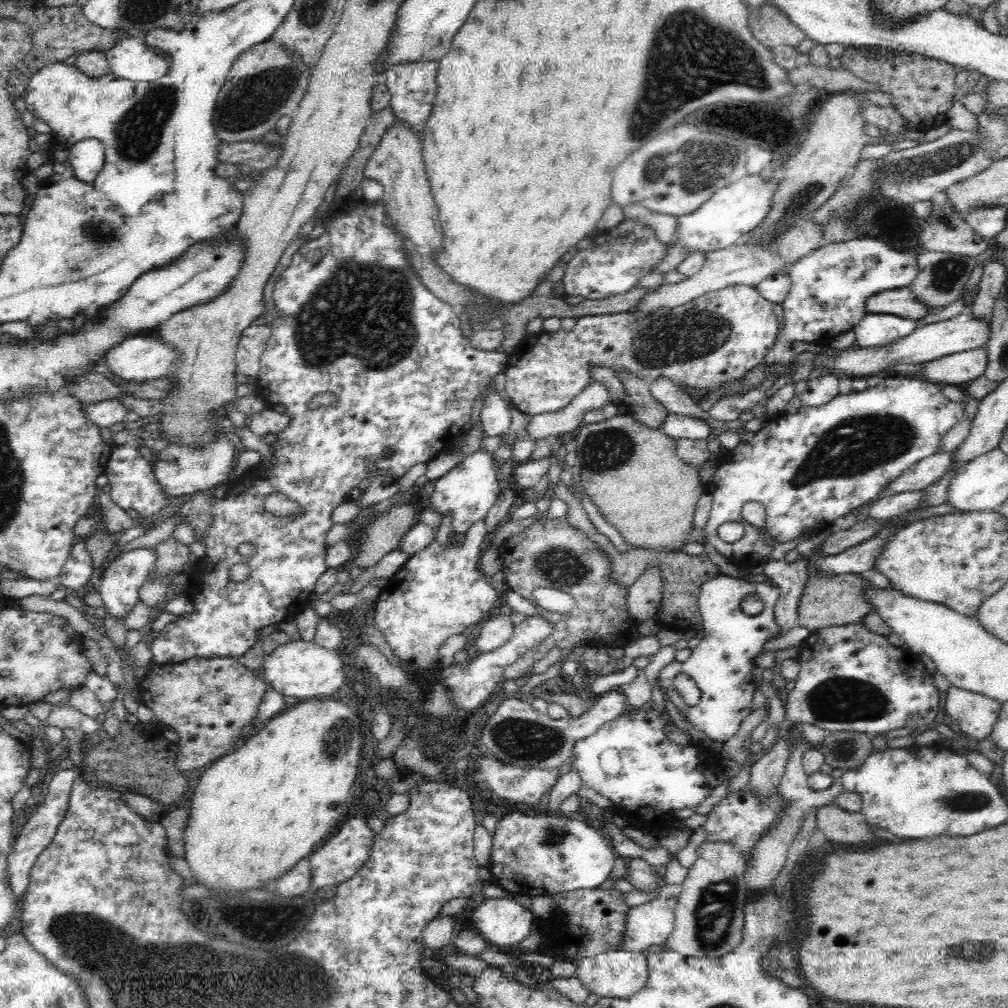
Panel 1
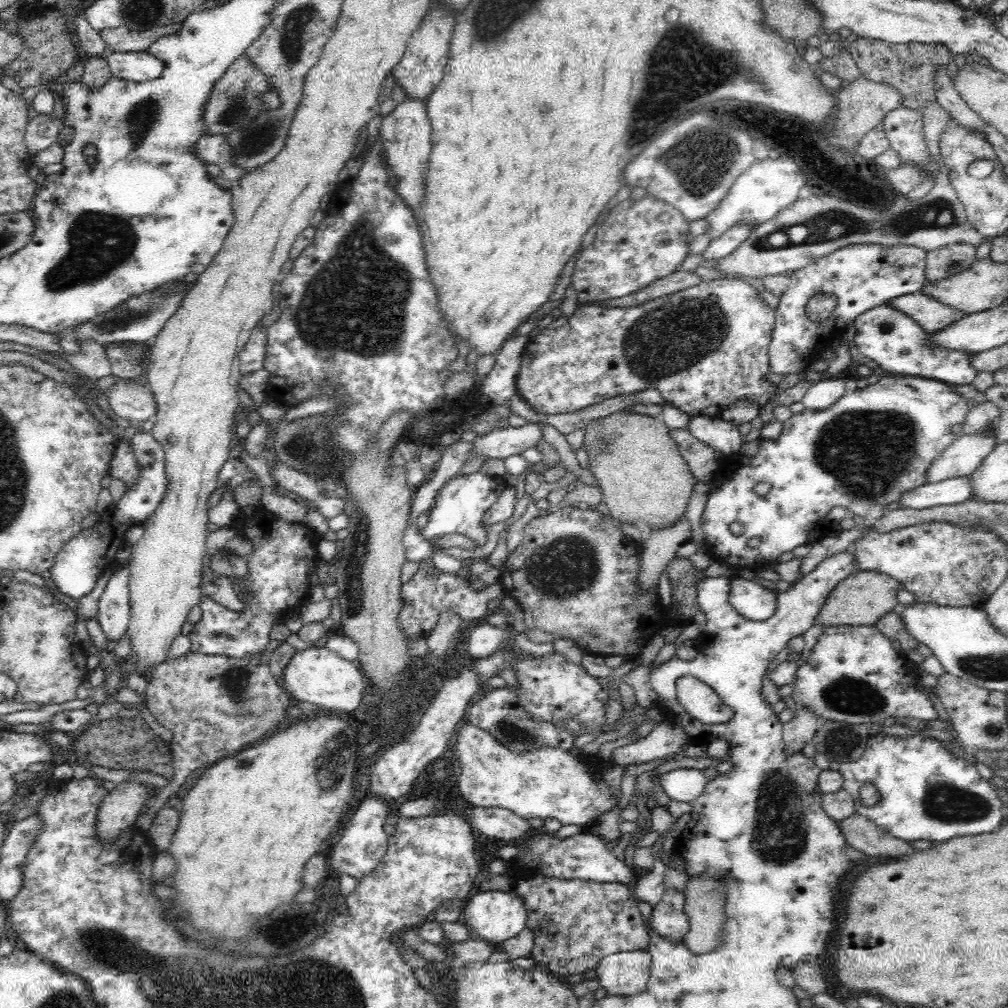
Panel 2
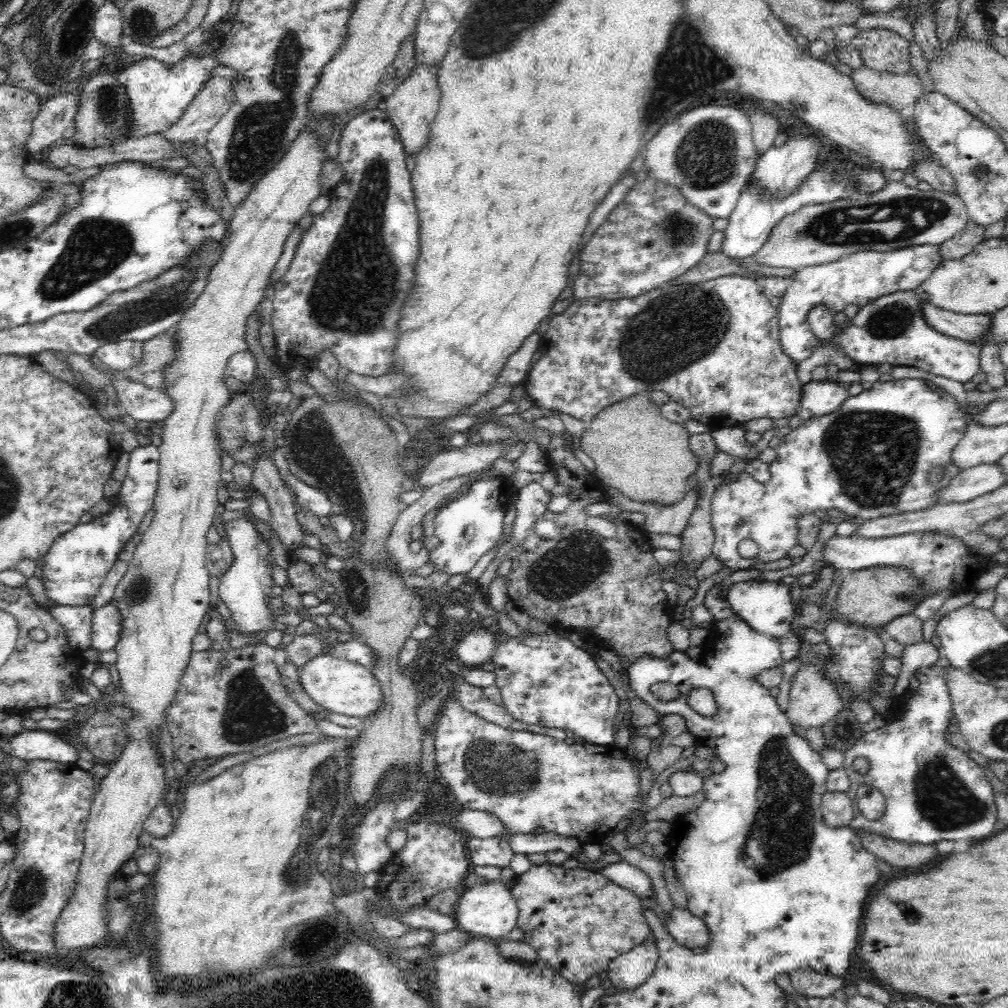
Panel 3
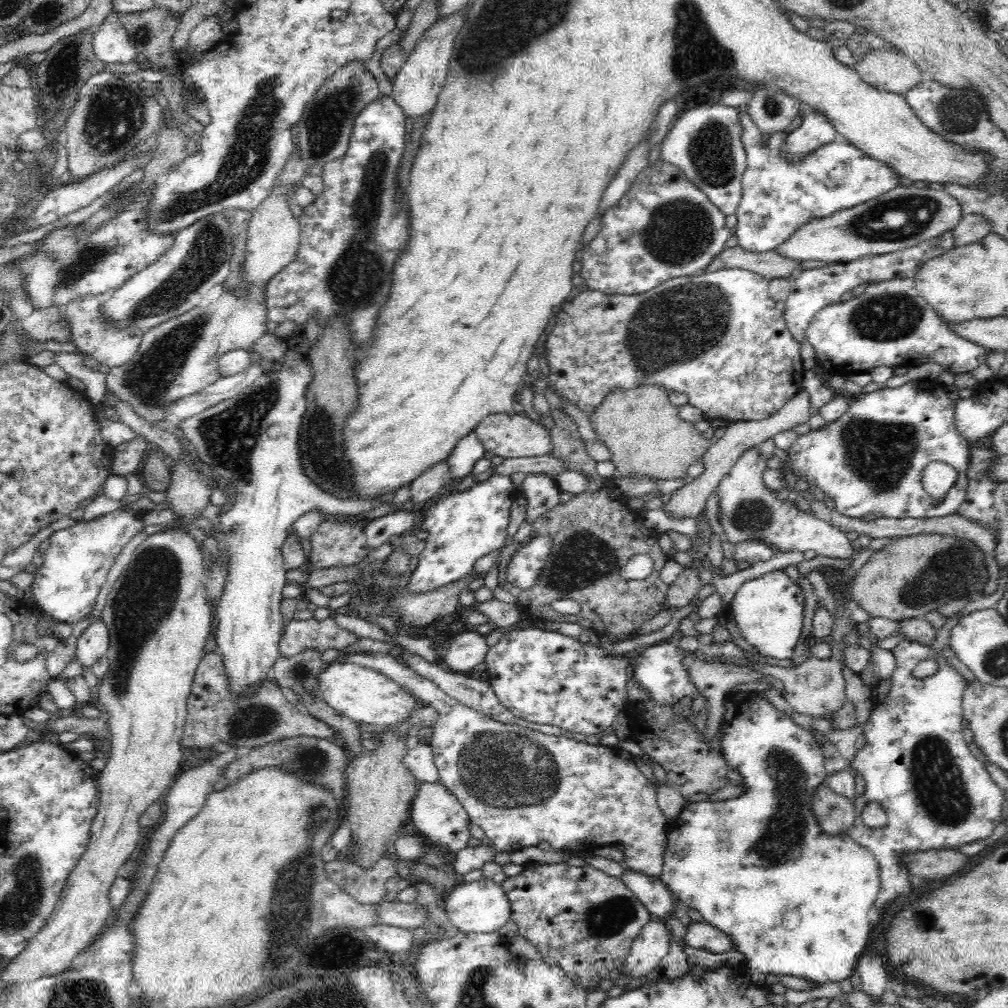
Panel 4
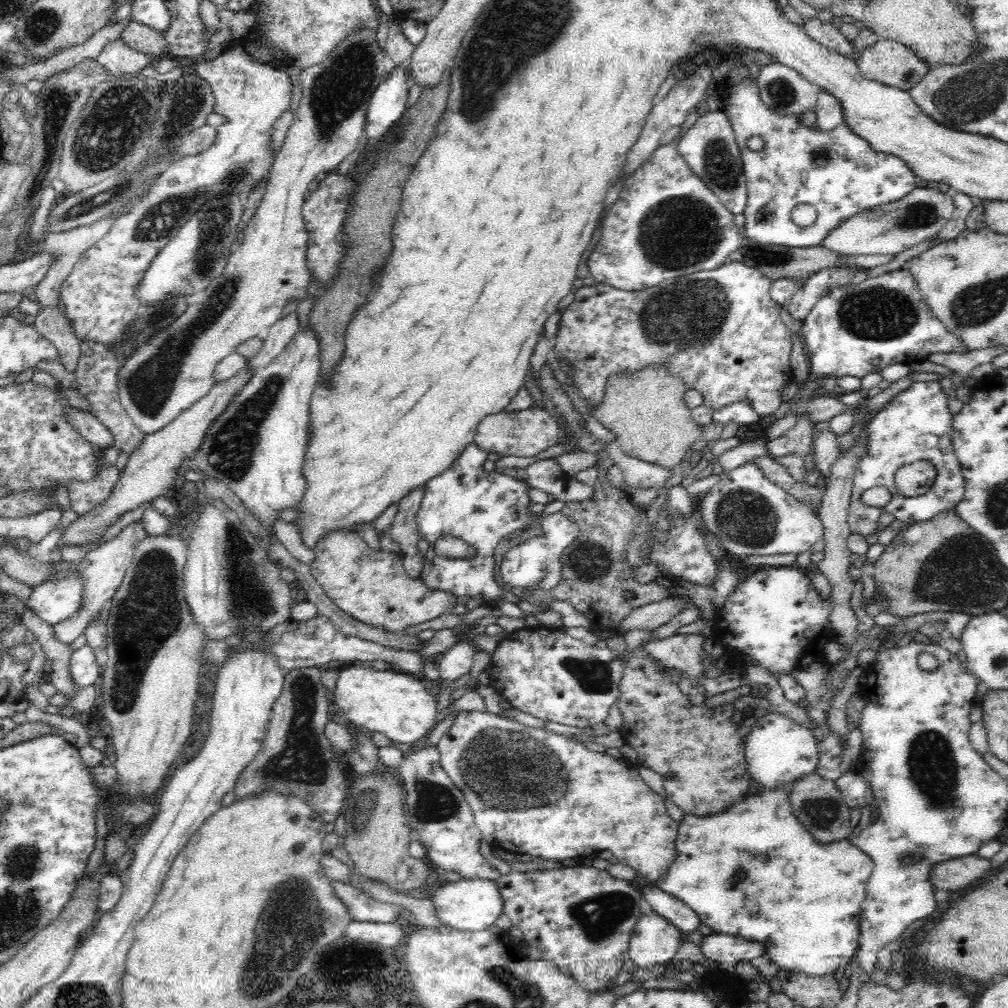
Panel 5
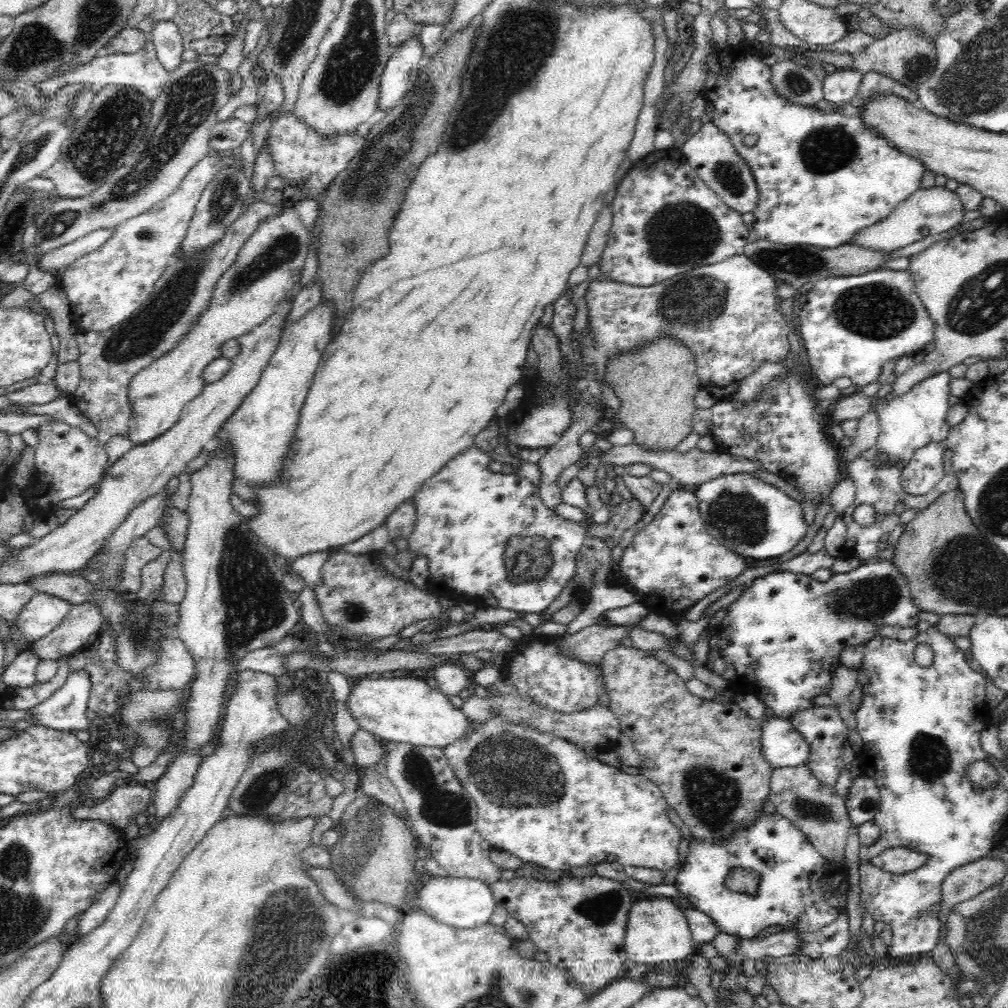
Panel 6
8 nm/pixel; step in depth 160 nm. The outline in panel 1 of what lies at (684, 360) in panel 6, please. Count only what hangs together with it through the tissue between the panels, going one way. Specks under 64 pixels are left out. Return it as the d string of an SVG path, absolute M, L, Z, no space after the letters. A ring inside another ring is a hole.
M616 415L603 422L582 425L575 440L576 464L579 466L583 490L606 522L616 528L630 548L674 552L682 550L692 540L695 509L704 490L698 469L679 457L674 439L628 415Z

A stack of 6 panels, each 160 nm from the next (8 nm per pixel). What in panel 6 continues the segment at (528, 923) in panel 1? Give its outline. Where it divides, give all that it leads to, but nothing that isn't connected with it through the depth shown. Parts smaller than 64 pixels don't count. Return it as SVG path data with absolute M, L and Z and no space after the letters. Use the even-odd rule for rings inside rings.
M426 876L425 885L418 891L416 910L424 910L435 921L457 928L469 929L488 923L494 909L496 898L489 884L480 879Z

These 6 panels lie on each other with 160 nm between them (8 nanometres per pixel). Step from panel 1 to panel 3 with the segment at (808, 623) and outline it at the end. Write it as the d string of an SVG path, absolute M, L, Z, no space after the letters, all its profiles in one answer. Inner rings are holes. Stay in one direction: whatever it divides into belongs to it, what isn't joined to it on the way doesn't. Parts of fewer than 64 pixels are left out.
M872 567L844 573L836 595L836 614L858 626L882 627L896 616L912 613L918 602L928 596L924 585L906 569Z

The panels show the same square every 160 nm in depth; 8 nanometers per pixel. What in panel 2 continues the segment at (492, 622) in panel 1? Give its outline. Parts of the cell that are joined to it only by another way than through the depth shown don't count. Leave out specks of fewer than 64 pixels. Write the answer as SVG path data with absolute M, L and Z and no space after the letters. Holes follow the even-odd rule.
M486 623L473 628L471 634L468 640L468 654L476 660L488 658L496 652L496 648L506 638L507 628Z

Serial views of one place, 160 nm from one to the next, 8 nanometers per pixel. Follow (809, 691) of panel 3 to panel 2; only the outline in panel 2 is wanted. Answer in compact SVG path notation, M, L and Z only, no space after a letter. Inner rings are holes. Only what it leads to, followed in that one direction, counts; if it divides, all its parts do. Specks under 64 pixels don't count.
M793 700L787 704L787 707L792 708L796 716L792 721L783 724L782 743L784 743L784 753L793 755L800 753L808 742L813 742L820 720L817 720L814 713L808 713L806 707L796 707Z

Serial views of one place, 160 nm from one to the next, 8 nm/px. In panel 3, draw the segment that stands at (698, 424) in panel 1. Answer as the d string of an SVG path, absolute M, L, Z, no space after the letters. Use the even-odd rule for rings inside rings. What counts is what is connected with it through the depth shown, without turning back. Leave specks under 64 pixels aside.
M788 417L776 418L770 430L762 435L762 438L752 448L746 439L746 432L742 426L726 426L711 428L708 434L713 437L718 451L734 458L744 458L748 462L755 460L756 454L764 448L768 448L769 441L776 436L778 429L788 425Z

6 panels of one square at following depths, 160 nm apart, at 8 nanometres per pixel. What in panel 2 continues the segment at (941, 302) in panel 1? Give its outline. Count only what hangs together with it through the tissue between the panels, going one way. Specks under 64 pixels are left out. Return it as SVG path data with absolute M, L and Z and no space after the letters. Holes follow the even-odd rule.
M964 244L948 246L926 252L924 284L933 285L952 275L972 268L976 247Z

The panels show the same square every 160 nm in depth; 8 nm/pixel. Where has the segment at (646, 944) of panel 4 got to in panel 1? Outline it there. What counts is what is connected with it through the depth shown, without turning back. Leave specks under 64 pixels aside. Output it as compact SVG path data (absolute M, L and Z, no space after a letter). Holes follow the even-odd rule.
M619 948L580 958L573 963L576 977L582 986L588 991L588 994L596 994L598 997L627 999L642 989L647 982L648 967L645 953L625 951Z

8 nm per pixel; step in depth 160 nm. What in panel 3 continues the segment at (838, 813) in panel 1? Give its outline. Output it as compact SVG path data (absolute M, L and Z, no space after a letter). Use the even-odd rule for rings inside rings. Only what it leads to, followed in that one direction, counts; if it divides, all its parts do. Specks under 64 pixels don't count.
M858 830L856 836L867 852L888 862L888 865L892 864L892 866L902 868L902 870L904 868L908 868L908 870L922 868L922 866L938 860L938 852L932 844L922 846L922 844L899 842L867 830Z

